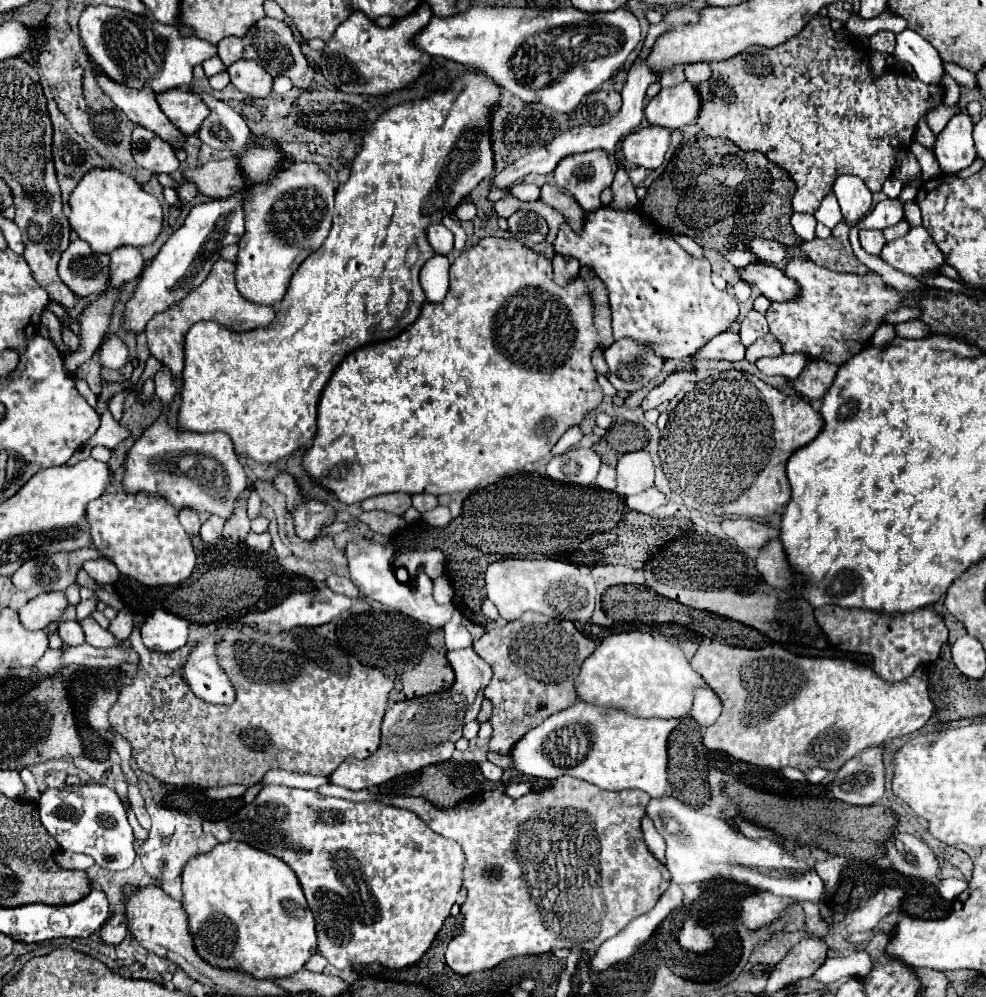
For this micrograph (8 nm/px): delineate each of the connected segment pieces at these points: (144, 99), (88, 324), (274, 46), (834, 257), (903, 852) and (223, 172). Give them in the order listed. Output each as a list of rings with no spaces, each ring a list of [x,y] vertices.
[[[96,71],[96,81],[100,83],[104,95],[108,95],[116,103],[116,107],[126,113],[130,121],[166,139],[174,149],[180,149],[184,139],[180,131],[168,121],[168,117],[158,107],[156,93],[148,91],[148,87],[128,89],[120,83],[112,83],[112,79],[108,79],[108,75],[100,75],[100,71]]]
[[[114,291],[114,293],[108,293],[104,297],[100,297],[98,301],[94,301],[82,315],[82,321],[80,321],[80,329],[82,329],[82,337],[80,337],[80,349],[76,353],[70,353],[66,357],[66,371],[68,375],[76,375],[78,367],[82,363],[86,363],[98,349],[100,341],[102,341],[102,335],[106,333],[108,329],[108,323],[110,323],[110,311],[114,307],[114,301],[118,299],[118,293],[120,291]]]
[[[264,17],[258,23],[254,23],[244,37],[222,39],[218,45],[218,57],[226,67],[230,67],[240,59],[252,59],[260,63],[272,77],[278,77],[278,75],[290,77],[298,89],[308,89],[310,83],[314,81],[314,69],[308,65],[306,57],[302,55],[300,45],[294,41],[290,27],[284,21],[272,19],[272,17]]]
[[[844,221],[832,229],[832,235],[828,239],[804,241],[800,249],[808,259],[812,259],[820,267],[842,273],[856,273],[856,275],[868,273],[868,269],[852,253],[848,241],[848,225]]]
[[[896,833],[892,839],[888,839],[886,849],[888,859],[900,873],[922,877],[926,881],[936,881],[938,859],[924,841],[908,833]]]
[[[236,157],[210,161],[192,171],[184,171],[186,179],[198,185],[198,191],[210,199],[222,199],[246,187],[244,171],[238,167]]]

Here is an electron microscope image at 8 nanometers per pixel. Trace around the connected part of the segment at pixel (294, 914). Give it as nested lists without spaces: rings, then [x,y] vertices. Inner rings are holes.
[[[240,841],[218,843],[212,851],[196,855],[186,863],[186,867],[182,871],[182,891],[184,891],[182,907],[188,913],[188,925],[190,925],[190,933],[194,937],[194,943],[196,943],[196,951],[200,953],[202,959],[206,959],[212,965],[218,965],[224,969],[240,969],[240,971],[250,973],[256,979],[274,979],[274,977],[286,977],[286,975],[298,973],[300,969],[304,969],[304,963],[316,953],[318,943],[316,943],[314,917],[312,917],[312,911],[308,911],[308,903],[304,899],[304,893],[300,891],[300,883],[298,883],[296,875],[292,875],[292,869],[286,863],[280,863],[280,859],[276,859],[276,857],[272,857],[260,849],[254,849],[254,847],[240,843]]]

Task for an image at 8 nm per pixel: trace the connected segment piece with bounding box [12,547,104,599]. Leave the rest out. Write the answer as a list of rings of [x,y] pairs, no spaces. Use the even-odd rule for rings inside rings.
[[[94,547],[78,549],[72,553],[40,555],[26,561],[14,575],[12,583],[16,589],[24,591],[28,599],[34,599],[42,593],[66,591],[76,583],[76,575],[88,559],[102,559],[104,556]]]

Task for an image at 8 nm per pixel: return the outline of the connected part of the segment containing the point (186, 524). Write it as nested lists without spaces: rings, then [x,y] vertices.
[[[188,507],[180,509],[180,523],[188,531],[188,535],[196,535],[200,531],[200,525],[202,525],[200,515],[194,509],[188,509]]]

